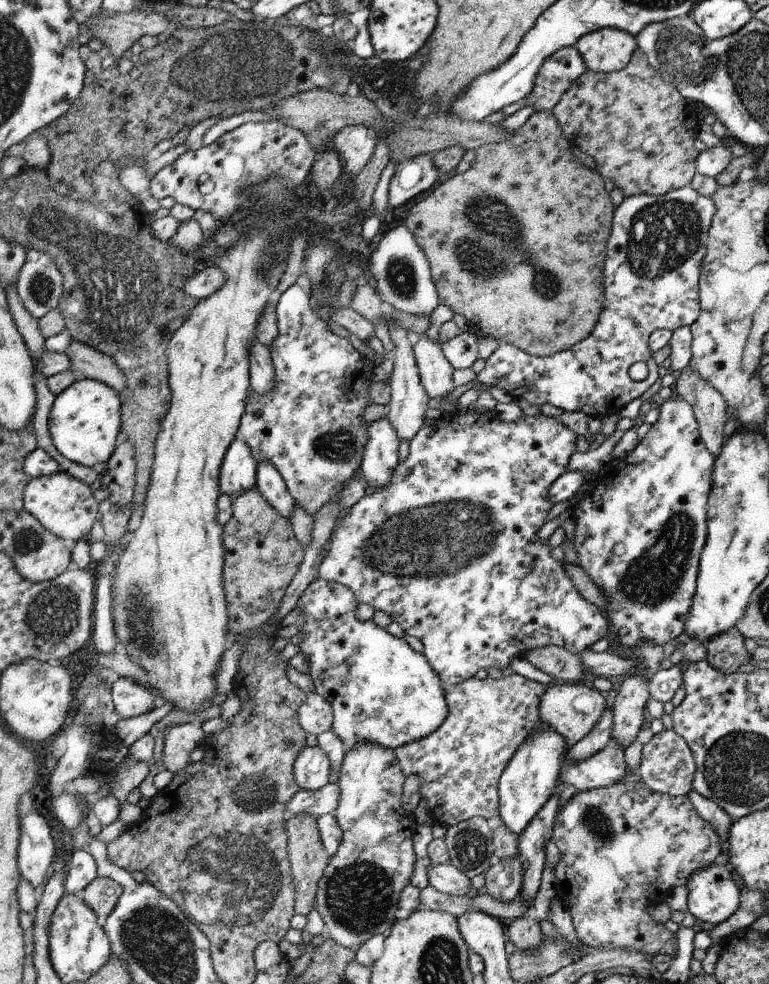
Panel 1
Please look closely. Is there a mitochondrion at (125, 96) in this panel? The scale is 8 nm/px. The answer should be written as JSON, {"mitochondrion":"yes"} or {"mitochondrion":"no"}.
{"mitochondrion":"no"}

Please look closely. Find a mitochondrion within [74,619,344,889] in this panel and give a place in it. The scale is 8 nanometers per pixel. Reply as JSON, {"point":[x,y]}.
{"point":[255,793]}

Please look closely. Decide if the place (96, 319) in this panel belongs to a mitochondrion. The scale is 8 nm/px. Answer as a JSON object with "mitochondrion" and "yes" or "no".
{"mitochondrion":"yes"}

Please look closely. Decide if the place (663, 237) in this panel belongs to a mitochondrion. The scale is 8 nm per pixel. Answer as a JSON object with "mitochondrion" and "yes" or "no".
{"mitochondrion":"yes"}

